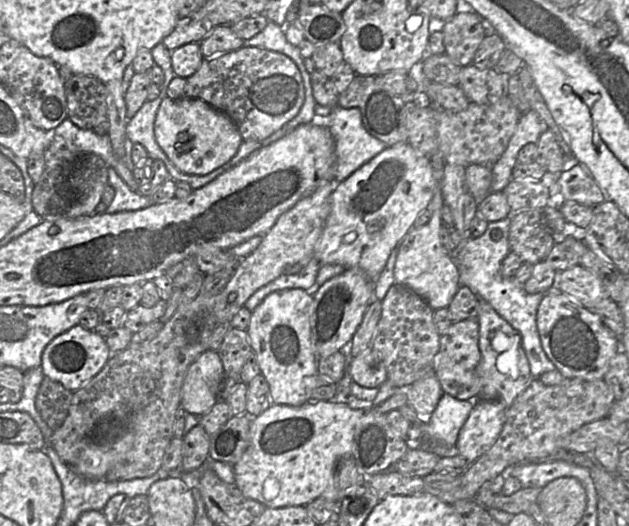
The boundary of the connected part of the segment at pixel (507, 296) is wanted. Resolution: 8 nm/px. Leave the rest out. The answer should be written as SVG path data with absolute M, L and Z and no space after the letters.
M511 211L506 218L489 222L483 235L461 241L452 257L459 267L460 284L469 287L478 297L486 300L498 315L519 332L531 374L534 379L538 379L543 373L556 369L542 348L537 329L537 310L545 293L530 294L523 285L501 273L502 261L511 251L508 237L513 213L515 212Z

